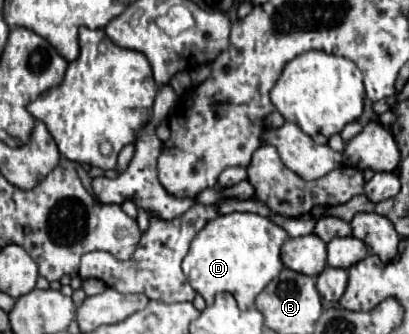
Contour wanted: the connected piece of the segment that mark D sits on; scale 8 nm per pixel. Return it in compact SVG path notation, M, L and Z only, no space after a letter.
M230 213L210 221L192 241L190 251L182 263L184 275L210 305L216 293L228 291L236 295L240 309L250 309L258 293L284 269L280 261L280 247L286 241L286 231L270 219L256 213Z

